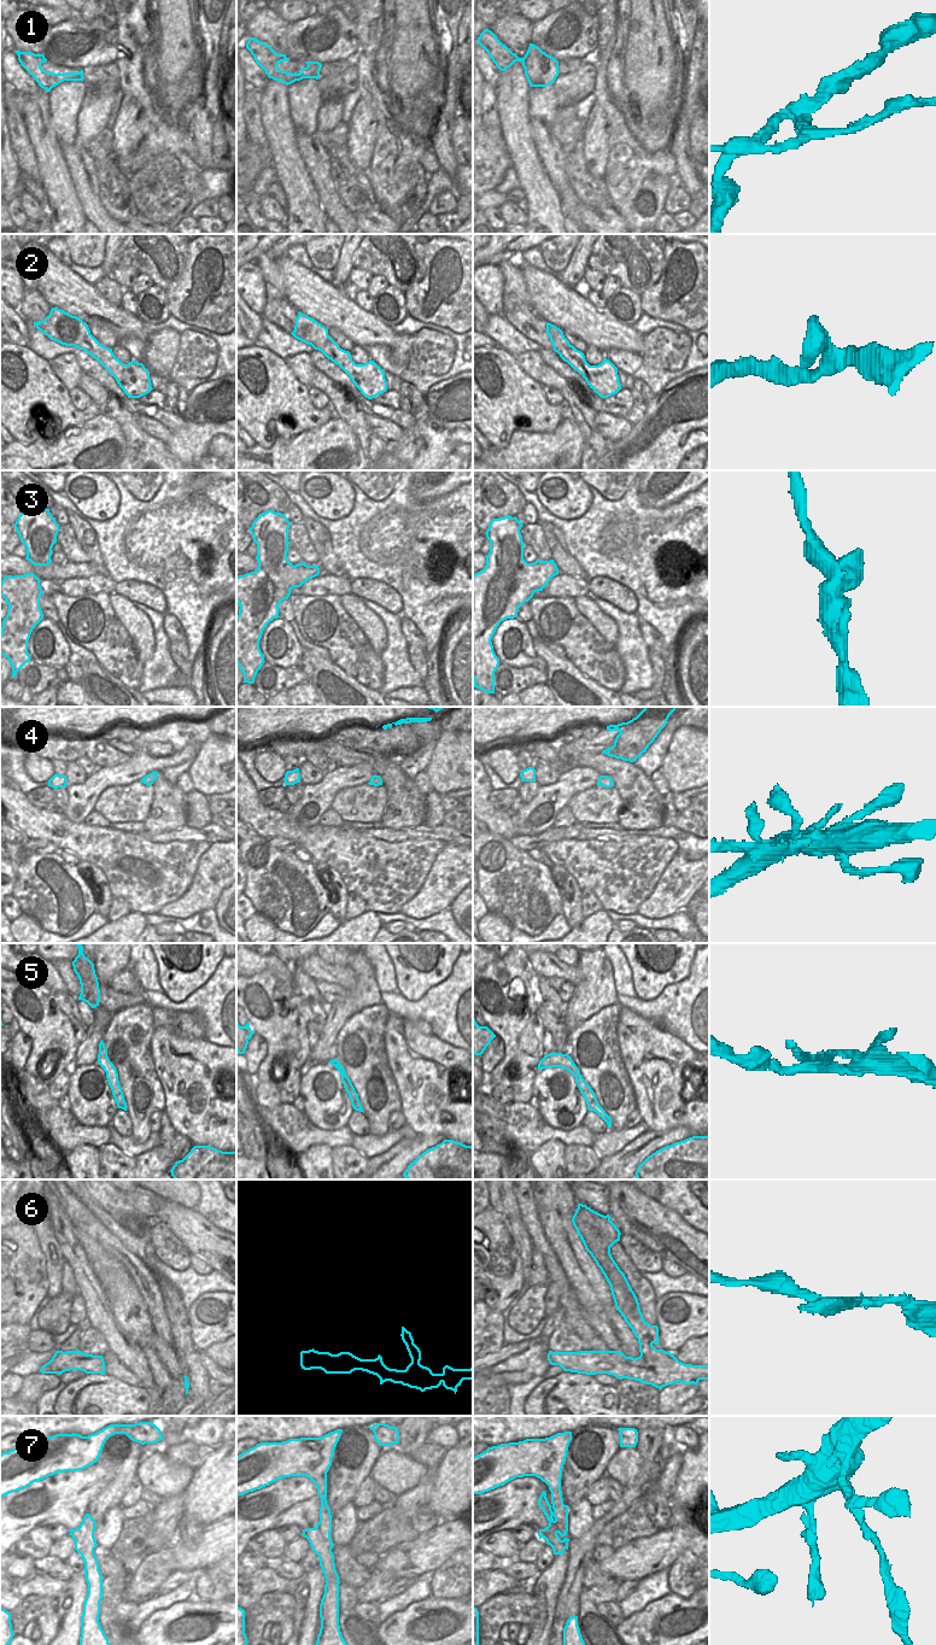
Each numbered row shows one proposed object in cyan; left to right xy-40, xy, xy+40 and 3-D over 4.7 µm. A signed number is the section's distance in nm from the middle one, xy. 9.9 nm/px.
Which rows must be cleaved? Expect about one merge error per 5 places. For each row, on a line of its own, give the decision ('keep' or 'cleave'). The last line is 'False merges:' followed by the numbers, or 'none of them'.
1: cleave
2: keep
3: keep
4: keep
5: cleave
6: keep
7: keep
False merges: 1, 5

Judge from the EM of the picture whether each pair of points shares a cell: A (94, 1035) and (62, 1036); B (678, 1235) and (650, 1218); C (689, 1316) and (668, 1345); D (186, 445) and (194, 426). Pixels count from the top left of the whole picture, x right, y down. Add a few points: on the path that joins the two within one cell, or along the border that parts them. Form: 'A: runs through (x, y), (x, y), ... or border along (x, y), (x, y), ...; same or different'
A: border along (80, 1043), (72, 1066); different
B: runs through (671, 1234), (657, 1225); same
C: runs through (683, 1323), (673, 1333), (672, 1338); same
D: runs through (191, 440), (194, 431); same

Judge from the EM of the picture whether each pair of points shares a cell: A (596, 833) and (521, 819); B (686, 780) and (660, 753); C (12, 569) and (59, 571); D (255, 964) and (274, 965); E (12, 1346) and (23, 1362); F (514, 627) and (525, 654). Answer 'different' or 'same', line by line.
A: different
B: different
C: same
D: same
E: different
F: same

